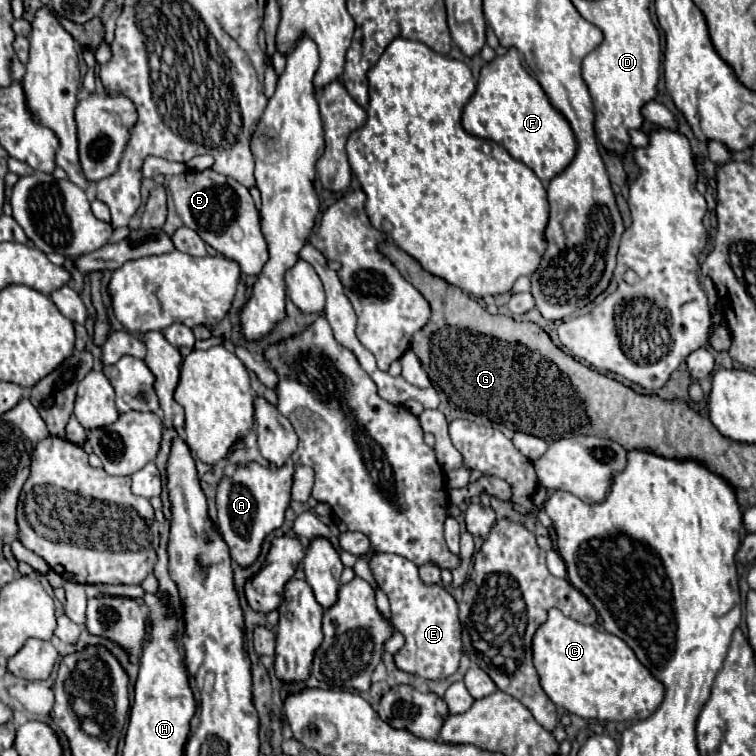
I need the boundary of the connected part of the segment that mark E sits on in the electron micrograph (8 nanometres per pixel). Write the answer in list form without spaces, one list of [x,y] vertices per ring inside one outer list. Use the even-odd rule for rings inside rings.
[[[374,554],[369,561],[373,577],[389,597],[395,629],[407,639],[403,649],[395,655],[395,665],[407,673],[433,681],[453,675],[459,669],[461,659],[461,625],[457,617],[457,601],[441,585],[425,585],[419,579],[415,563],[395,554]]]

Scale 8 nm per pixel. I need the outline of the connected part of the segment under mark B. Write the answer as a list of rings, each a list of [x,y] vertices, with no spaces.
[[[205,169],[205,171],[185,171],[181,175],[173,175],[169,181],[169,189],[173,193],[175,211],[185,227],[199,233],[199,237],[207,245],[223,253],[227,259],[237,261],[245,275],[261,273],[263,265],[269,259],[269,251],[261,235],[259,211],[247,187],[243,187],[239,181],[231,177],[215,173],[213,169]]]

